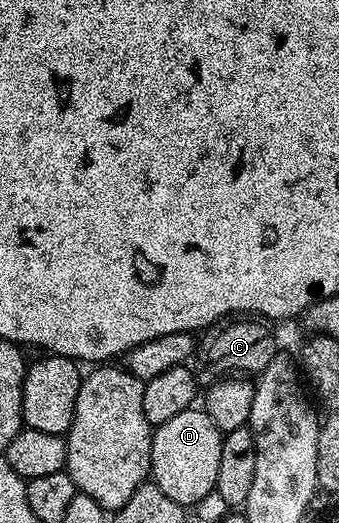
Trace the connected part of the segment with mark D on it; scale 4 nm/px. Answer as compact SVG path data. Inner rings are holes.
M193 406L182 410L170 422L155 425L152 434L152 471L151 479L160 487L162 494L174 498L174 502L185 506L195 506L200 499L214 491L218 478L218 461L222 458L222 442L224 437L218 426L208 416L207 412Z

